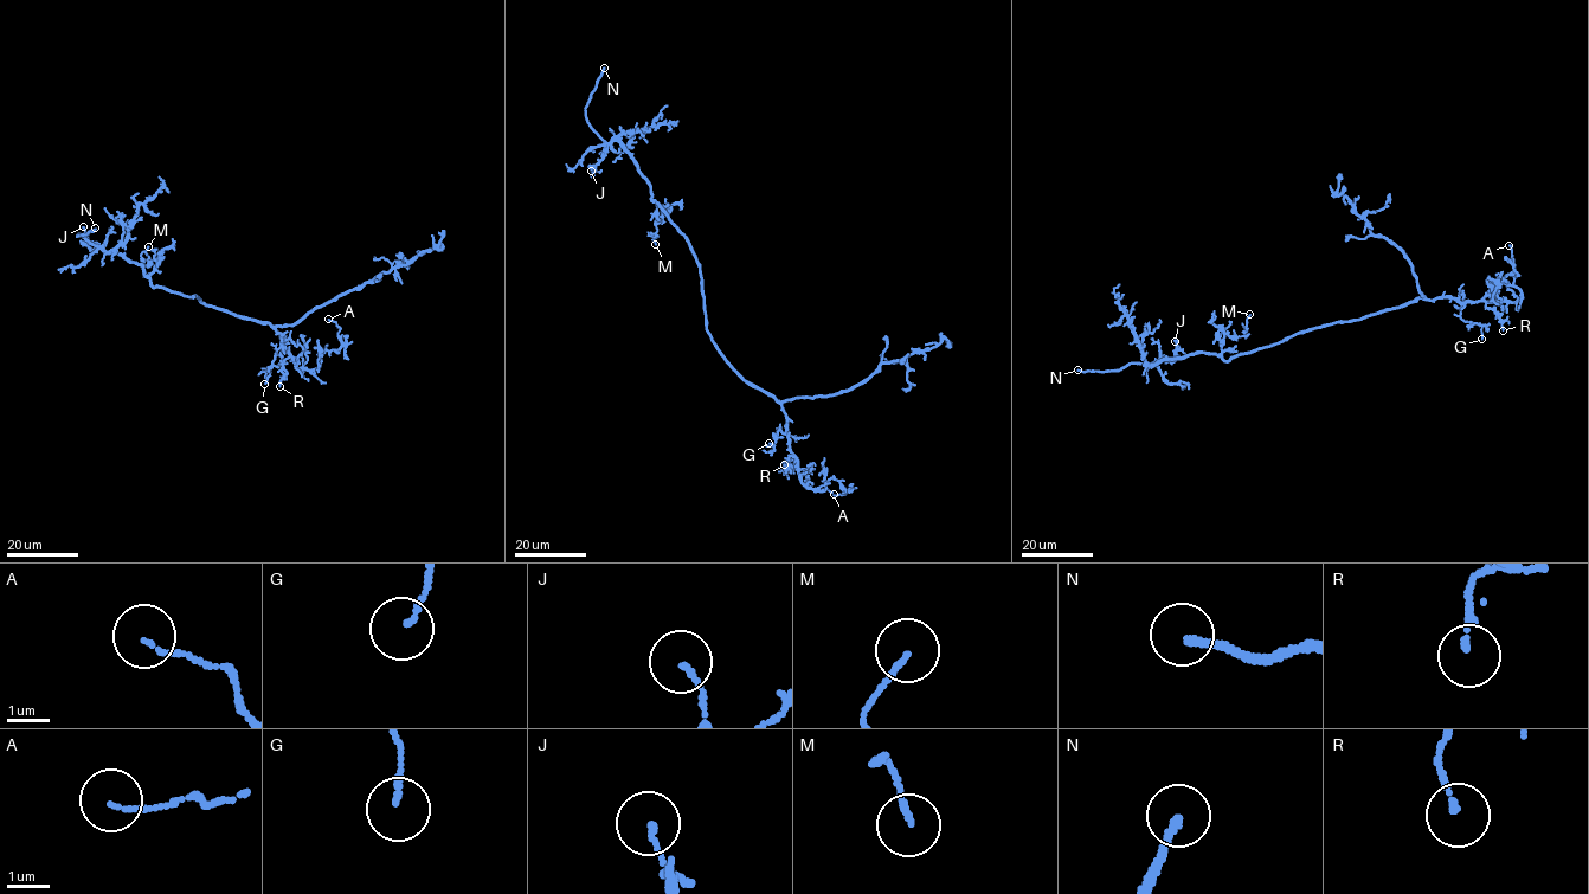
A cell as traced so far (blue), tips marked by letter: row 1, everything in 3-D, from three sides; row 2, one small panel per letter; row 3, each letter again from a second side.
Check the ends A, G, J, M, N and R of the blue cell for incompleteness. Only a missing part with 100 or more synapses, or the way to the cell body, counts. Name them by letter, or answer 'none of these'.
N

